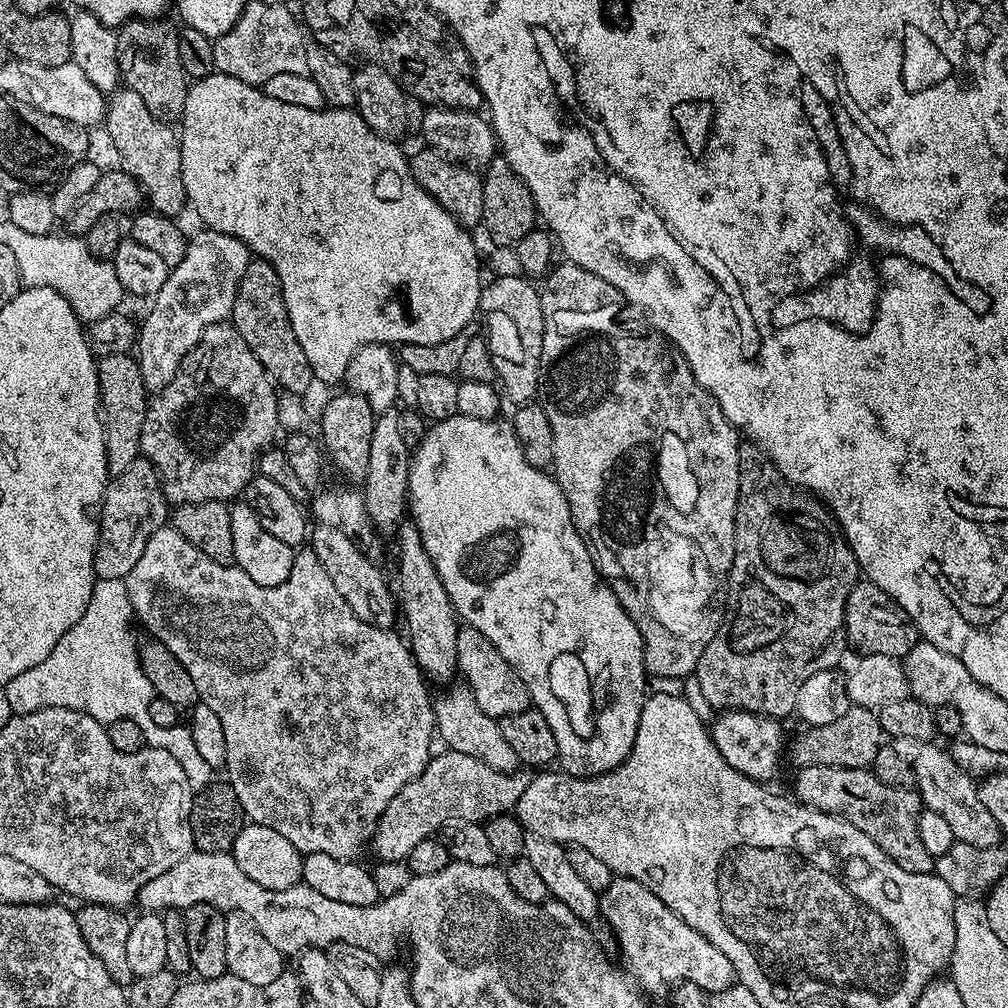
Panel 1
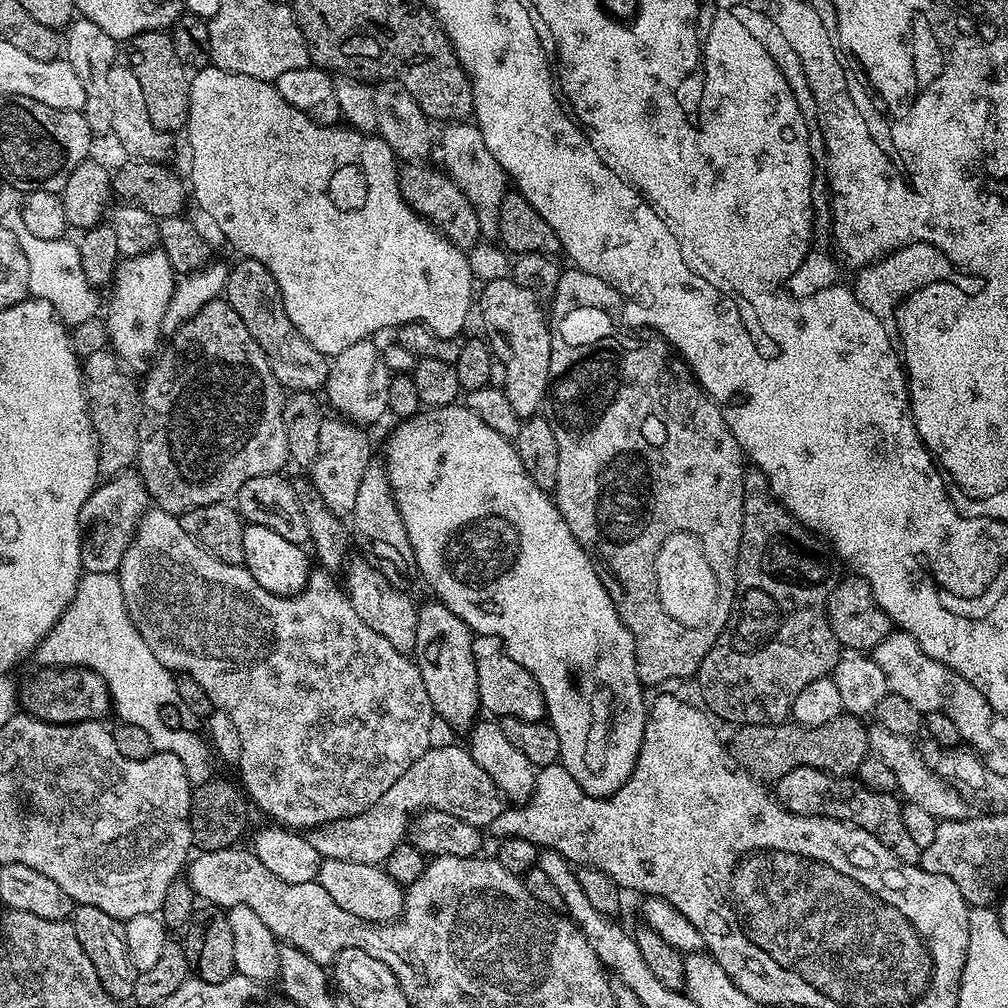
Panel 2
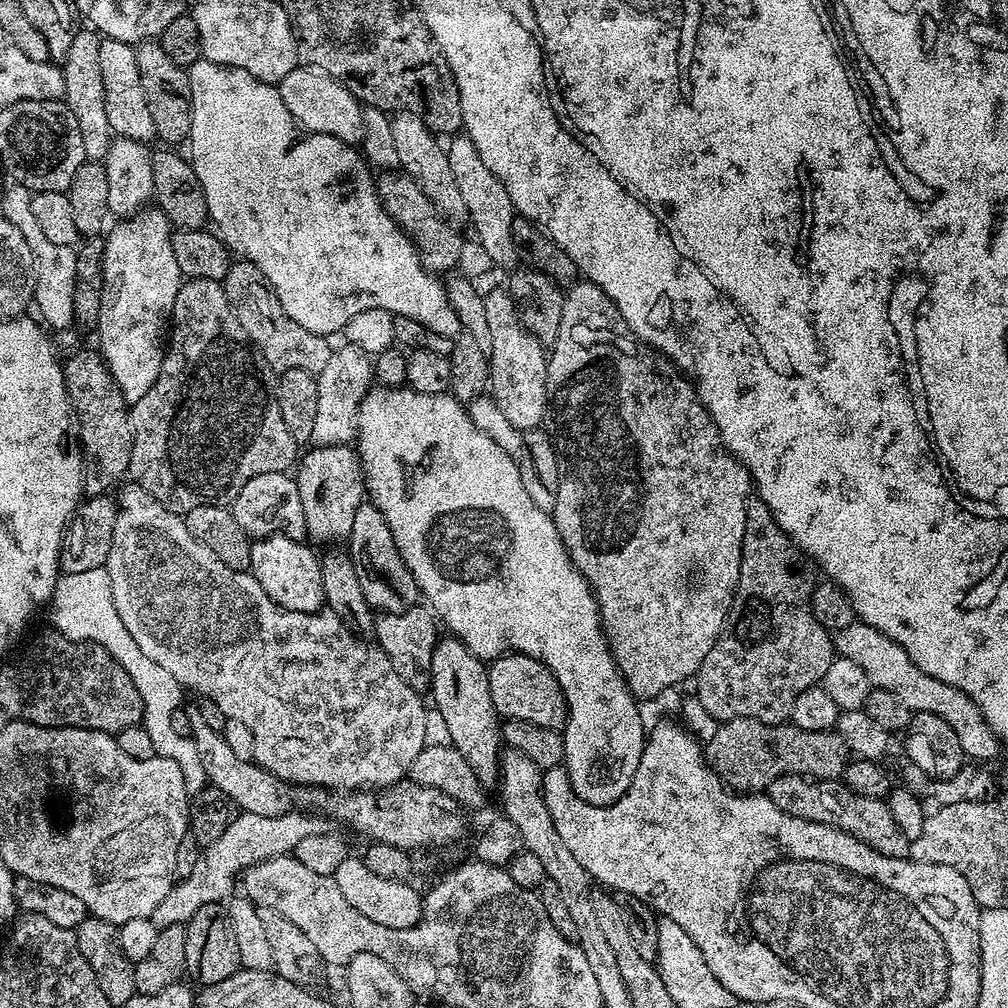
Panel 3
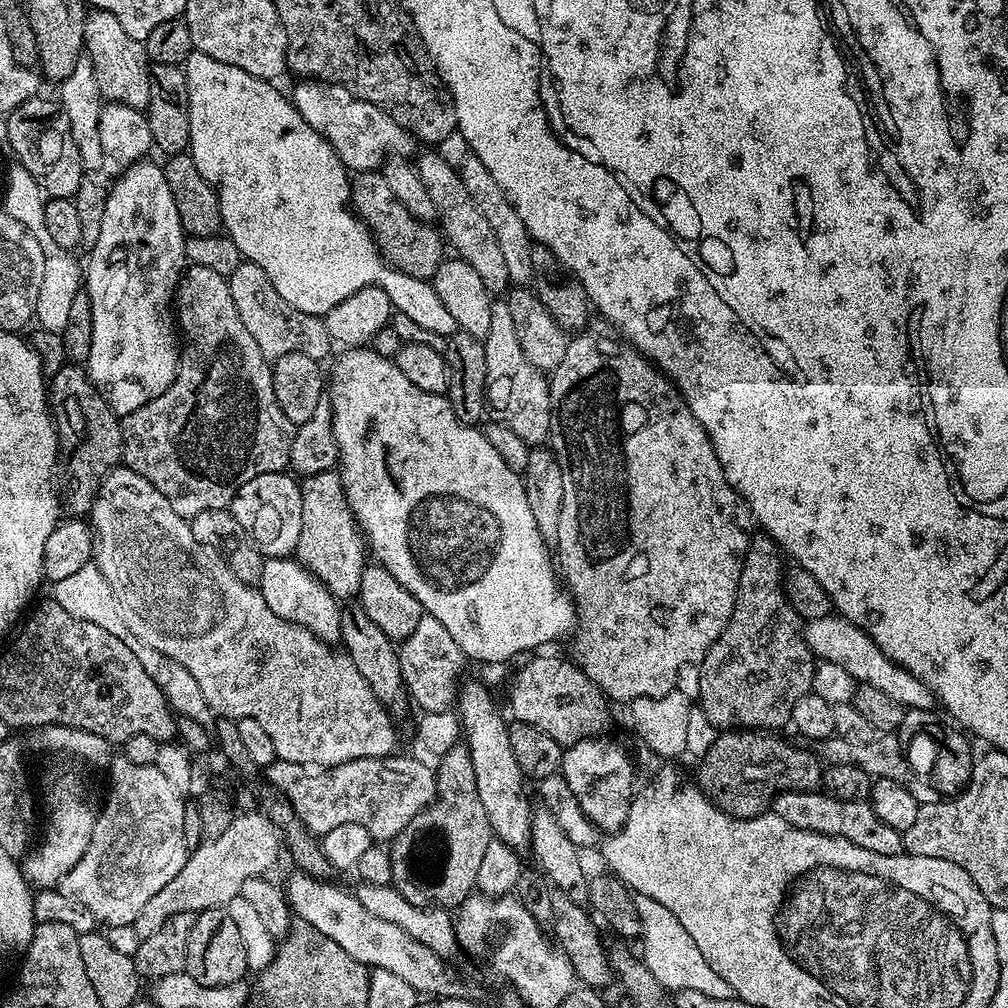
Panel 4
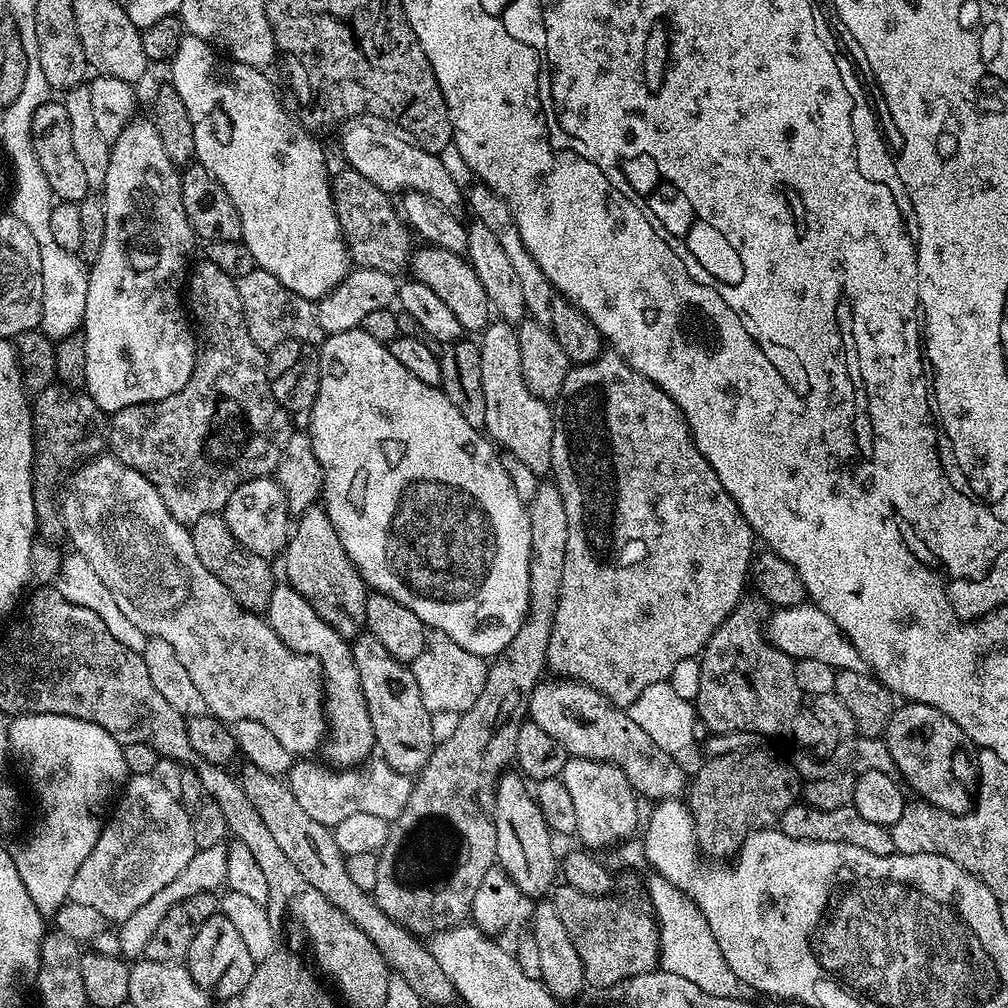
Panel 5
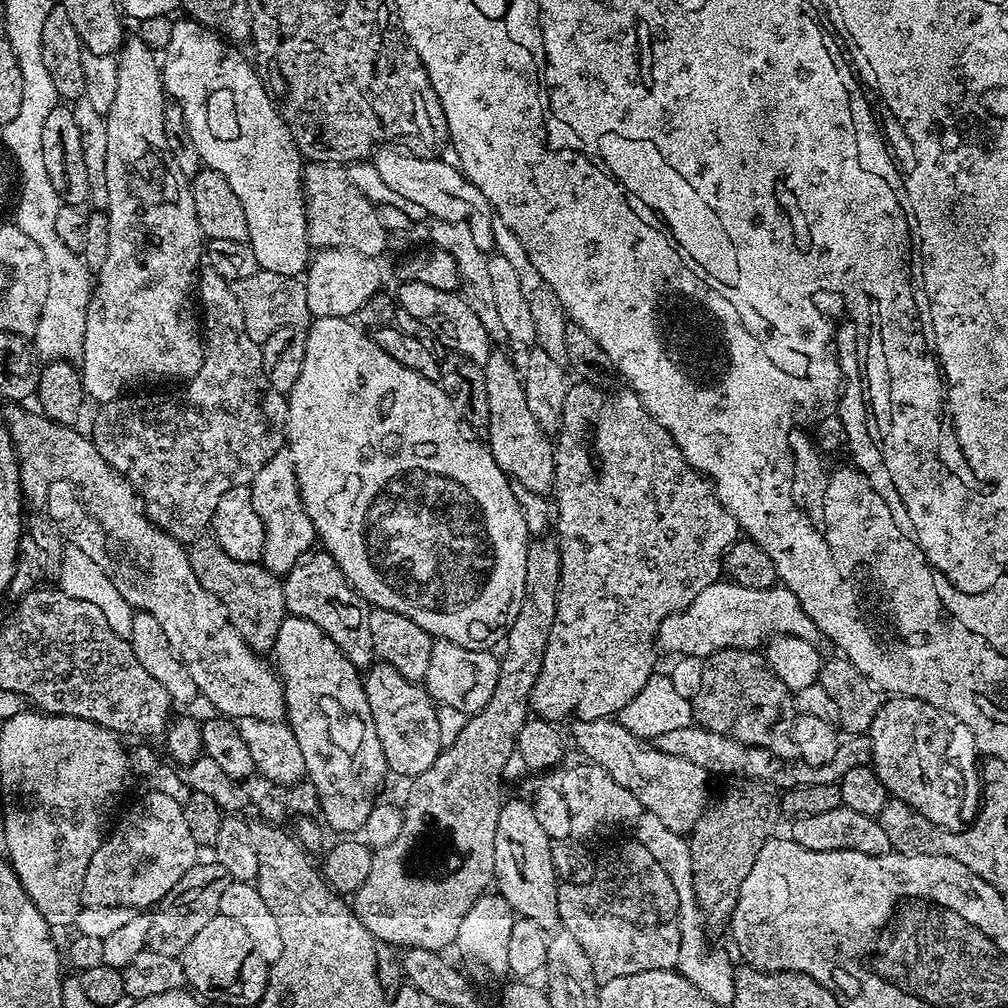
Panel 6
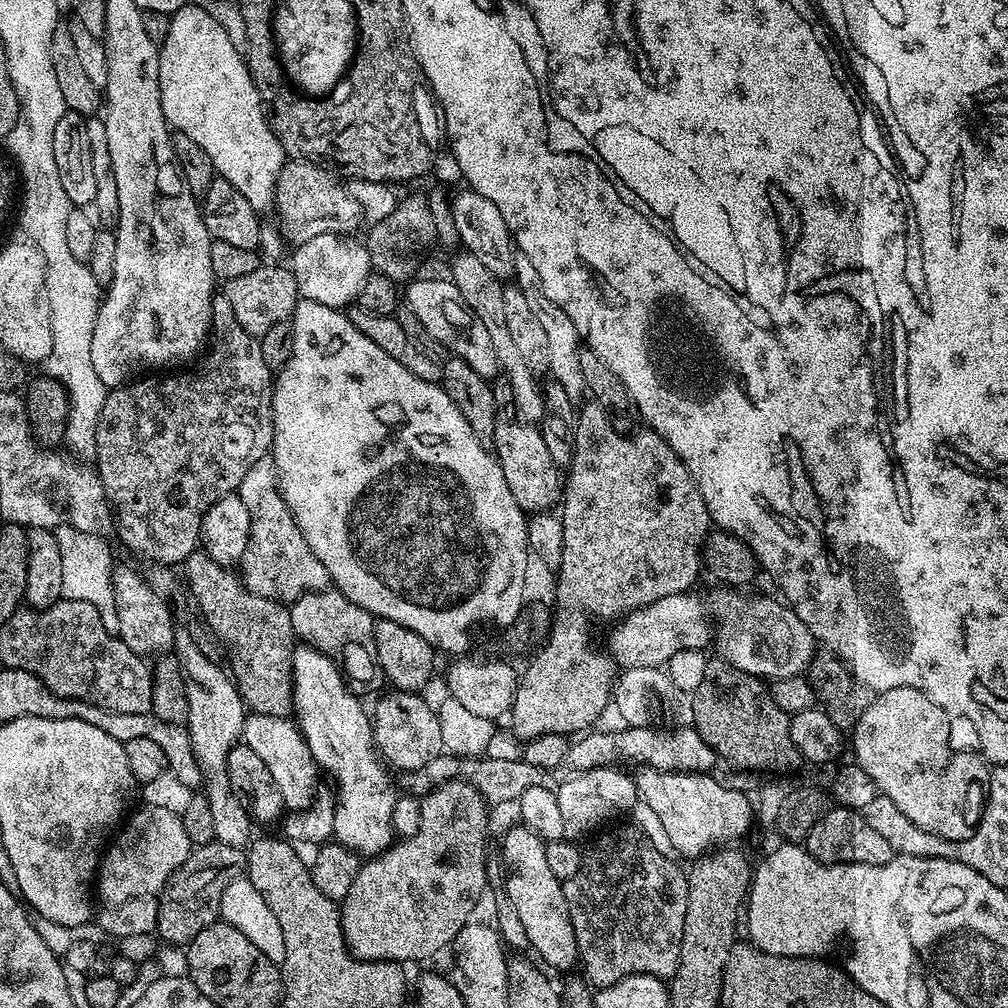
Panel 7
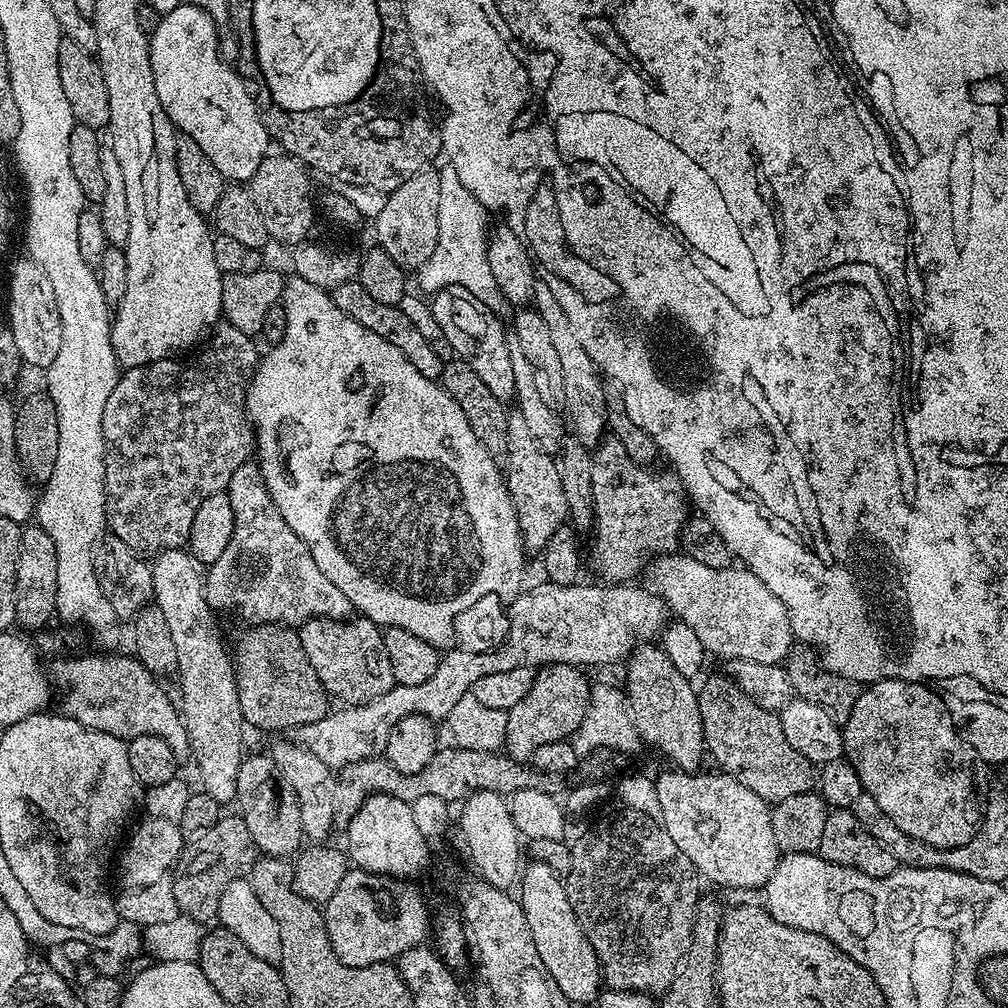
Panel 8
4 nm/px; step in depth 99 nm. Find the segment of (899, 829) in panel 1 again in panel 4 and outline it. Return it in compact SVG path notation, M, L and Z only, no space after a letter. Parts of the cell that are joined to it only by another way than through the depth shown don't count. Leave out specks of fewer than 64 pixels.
M823 790L814 792L779 792L772 799L770 810L782 818L782 822L790 822L790 826L798 826L798 830L810 830L814 834L837 836L846 842L854 842L854 846L862 846L862 850L870 850L883 856L899 856L904 852L904 838L894 826L886 826L878 814L874 814L868 800L843 800L829 796Z

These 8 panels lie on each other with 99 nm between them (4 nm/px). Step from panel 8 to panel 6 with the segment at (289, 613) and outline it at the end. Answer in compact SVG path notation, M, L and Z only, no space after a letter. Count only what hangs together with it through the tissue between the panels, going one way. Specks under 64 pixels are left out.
M281 450L278 454L274 454L274 458L270 458L266 466L258 470L258 474L254 474L250 487L254 510L258 510L258 516L262 518L264 527L262 563L270 572L286 574L313 551L318 540L314 522L310 522L310 514L306 514L304 504L300 501L300 487L292 453Z

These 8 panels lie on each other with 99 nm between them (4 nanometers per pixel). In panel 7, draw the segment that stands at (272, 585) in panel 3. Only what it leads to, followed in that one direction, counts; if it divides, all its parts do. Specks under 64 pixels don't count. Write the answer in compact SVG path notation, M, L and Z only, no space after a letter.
M300 646L292 653L292 706L294 709L294 716L296 721L296 727L300 729L300 733L304 736L306 746L310 746L310 754L314 754L316 759L317 769L323 770L324 768L328 772L332 772L332 776L336 779L334 781L335 787L338 789L336 792L336 809L334 817L334 830L333 837L335 843L346 846L352 852L359 854L364 858L371 858L379 856L382 852L387 852L394 843L394 831L392 828L391 815L394 814L395 804L398 799L398 788L392 780L388 777L389 769L382 763L381 757L378 755L378 749L374 743L374 737L372 734L372 722L370 719L370 712L360 705L361 697L357 695L355 691L346 683L344 673L339 664L335 660L331 660L324 652L319 652L317 648L309 648L307 646Z

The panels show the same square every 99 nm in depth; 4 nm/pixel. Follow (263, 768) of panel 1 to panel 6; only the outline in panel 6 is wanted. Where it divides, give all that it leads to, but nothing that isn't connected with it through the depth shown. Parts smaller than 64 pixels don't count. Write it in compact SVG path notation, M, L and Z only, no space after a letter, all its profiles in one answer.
M8 402L3 405L4 416L2 423L8 428L8 433L12 439L12 444L16 448L16 460L20 464L20 490L25 501L28 500L33 504L35 511L41 516L48 516L51 520L61 525L66 533L66 540L71 547L82 550L82 554L90 554L90 562L98 562L98 567L102 570L102 574L106 574L106 578L110 578L110 582L114 582L114 590L118 590L118 594L122 594L122 598L126 598L126 602L137 612L149 612L154 614L155 620L162 625L162 634L166 634L166 638L170 638L170 646L178 655L180 661L186 666L186 670L190 670L190 678L194 678L194 686L197 693L201 697L204 696L213 704L215 711L221 716L235 718L237 721L242 718L262 718L263 720L279 720L283 721L286 716L286 707L284 705L284 685L280 683L280 677L274 671L273 665L268 664L263 655L257 654L248 643L238 634L238 630L234 630L234 626L228 620L228 615L224 609L224 604L214 598L214 594L210 594L202 586L202 582L198 582L198 578L194 578L194 570L190 566L190 558L188 557L185 545L173 538L170 534L166 534L160 528L156 527L148 515L144 513L144 505L140 503L139 496L136 495L136 489L132 487L128 477L115 472L106 461L102 458L102 454L98 454L98 450L93 446L91 439L87 435L84 436L72 426L55 424L53 420L49 420L47 416L39 411L31 412L28 406L20 402Z

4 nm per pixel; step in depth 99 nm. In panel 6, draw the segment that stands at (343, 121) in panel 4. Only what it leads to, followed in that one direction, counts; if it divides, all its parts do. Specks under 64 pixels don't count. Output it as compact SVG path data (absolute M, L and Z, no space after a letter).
M380 146L375 149L370 163L376 167L380 180L392 192L397 192L404 200L417 204L428 216L457 223L470 231L478 250L488 254L496 247L494 226L497 221L491 206L486 202L482 190L474 186L455 163L447 164L444 158L422 158L396 146Z

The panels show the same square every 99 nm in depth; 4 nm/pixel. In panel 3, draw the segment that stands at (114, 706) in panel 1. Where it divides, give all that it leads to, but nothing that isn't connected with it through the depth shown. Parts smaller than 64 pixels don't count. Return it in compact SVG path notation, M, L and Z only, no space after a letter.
M107 567L81 570L78 574L63 573L56 581L56 589L50 601L51 608L51 627L59 635L70 640L101 644L125 668L144 704L142 723L154 742L154 750L158 756L178 762L178 770L182 770L186 790L195 794L206 787L207 774L202 768L201 759L195 753L195 742L191 735L178 734L178 730L174 730L170 722L170 714L174 714L174 710L182 704L182 685L174 678L174 674L162 670L158 662L146 658L146 654L138 650L138 642L130 638L130 630L122 626L122 618L118 618L118 610L114 610L114 590L110 590Z

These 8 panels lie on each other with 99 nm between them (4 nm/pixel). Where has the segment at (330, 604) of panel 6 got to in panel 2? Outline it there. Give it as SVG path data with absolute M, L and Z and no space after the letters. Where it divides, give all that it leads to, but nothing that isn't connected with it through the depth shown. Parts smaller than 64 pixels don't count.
M339 414L325 415L318 430L320 449L318 458L312 463L310 479L318 494L322 494L322 502L326 502L332 513L341 518L351 517L362 474L366 474L366 466L370 466L374 459L372 444L364 432L367 431L361 425L354 424Z

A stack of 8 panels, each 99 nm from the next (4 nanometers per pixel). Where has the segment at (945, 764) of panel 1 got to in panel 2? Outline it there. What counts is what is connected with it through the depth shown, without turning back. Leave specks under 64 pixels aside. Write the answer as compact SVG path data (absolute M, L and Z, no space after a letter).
M872 722L868 724L868 751L873 756L882 758L890 770L898 778L898 792L907 803L914 806L923 806L929 814L934 814L937 822L942 820L962 820L969 815L970 805L968 801L960 797L957 788L949 785L948 781L936 776L928 769L924 756L912 745L913 741L902 734L894 734L886 730L886 726Z

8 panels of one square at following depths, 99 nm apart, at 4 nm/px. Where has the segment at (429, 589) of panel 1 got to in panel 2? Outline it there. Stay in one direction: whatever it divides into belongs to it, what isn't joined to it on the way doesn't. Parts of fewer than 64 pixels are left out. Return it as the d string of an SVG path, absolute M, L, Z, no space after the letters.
M421 603L416 613L416 669L422 674L422 686L426 686L433 713L446 718L452 728L468 730L482 712L478 698L478 672L474 666L472 649L474 633L466 622L462 622L462 618L458 618L458 614L454 614L444 604L431 603Z

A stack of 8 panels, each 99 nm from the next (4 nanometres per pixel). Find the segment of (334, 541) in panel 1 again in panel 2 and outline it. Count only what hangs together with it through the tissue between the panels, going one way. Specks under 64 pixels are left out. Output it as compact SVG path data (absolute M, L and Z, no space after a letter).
M363 558L349 559L346 564L347 572L348 600L354 606L358 618L362 618L362 622L366 622L370 630L382 634L382 638L386 638L386 642L390 642L394 650L405 654L411 653L416 647L416 631L418 630L417 601L412 601L407 591L391 588L386 578L382 578L382 574L378 574L378 570L374 570L374 566L370 566Z

